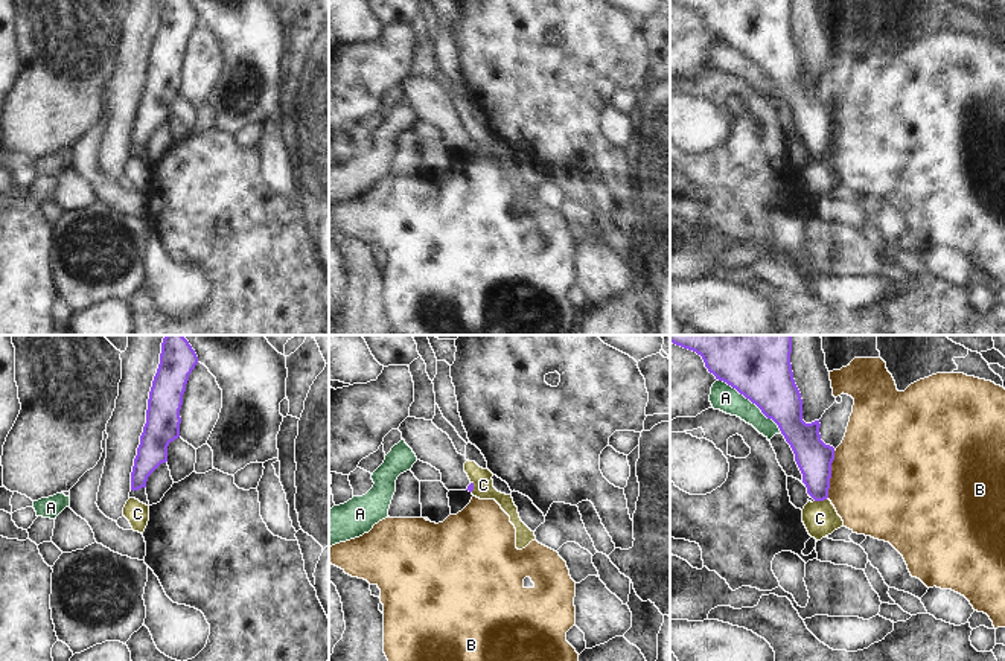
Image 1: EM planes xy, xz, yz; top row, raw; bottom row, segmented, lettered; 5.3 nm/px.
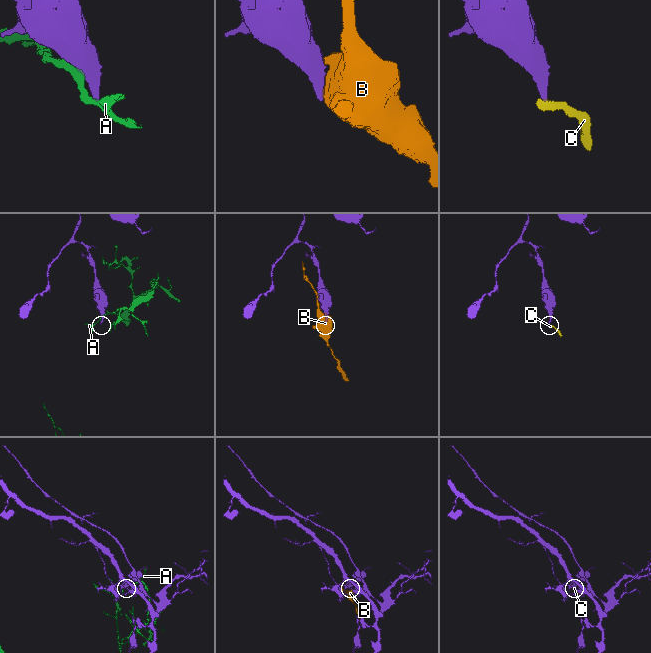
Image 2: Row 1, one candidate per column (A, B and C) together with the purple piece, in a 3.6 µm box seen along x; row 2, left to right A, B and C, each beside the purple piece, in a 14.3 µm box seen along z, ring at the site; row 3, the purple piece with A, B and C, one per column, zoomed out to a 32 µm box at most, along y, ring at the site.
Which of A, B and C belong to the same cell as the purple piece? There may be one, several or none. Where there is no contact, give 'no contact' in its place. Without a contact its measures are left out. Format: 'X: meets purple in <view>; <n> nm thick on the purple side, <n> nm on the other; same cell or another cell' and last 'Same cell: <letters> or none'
A: meets purple in yz; 320 nm thick on the purple side, 140 nm on the other; another cell
B: meets purple in yz; 190 nm thick on the purple side, 500 nm on the other; another cell
C: meets purple in yz; 190 nm thick on the purple side, 180 nm on the other; another cell
Same cell: none

